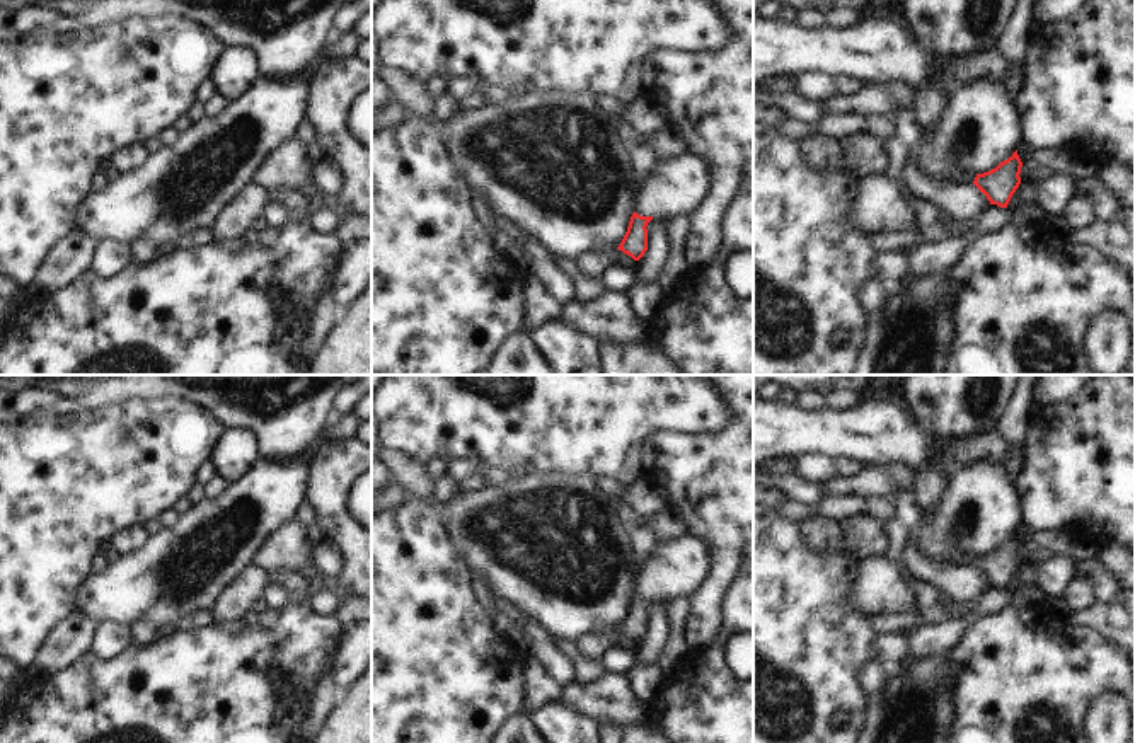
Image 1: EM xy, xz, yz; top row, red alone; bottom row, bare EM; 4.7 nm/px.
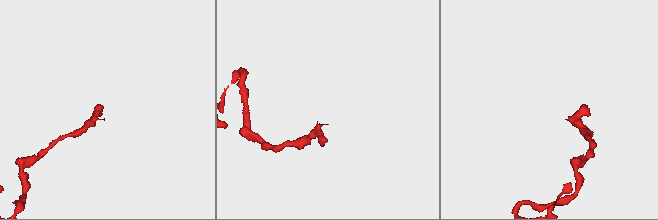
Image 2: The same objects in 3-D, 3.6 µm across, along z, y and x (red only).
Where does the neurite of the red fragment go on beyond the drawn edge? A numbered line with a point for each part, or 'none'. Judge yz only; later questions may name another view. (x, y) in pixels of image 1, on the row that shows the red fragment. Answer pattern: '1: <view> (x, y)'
1: yz (960, 178)

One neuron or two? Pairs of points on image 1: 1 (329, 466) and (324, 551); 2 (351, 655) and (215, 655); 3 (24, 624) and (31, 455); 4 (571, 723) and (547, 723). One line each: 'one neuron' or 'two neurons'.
1: two neurons
2: two neurons
3: one neuron
4: one neuron

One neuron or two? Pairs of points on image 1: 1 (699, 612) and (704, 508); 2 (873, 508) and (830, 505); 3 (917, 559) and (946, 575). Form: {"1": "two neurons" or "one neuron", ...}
{"1": "one neuron", "2": "one neuron", "3": "one neuron"}

